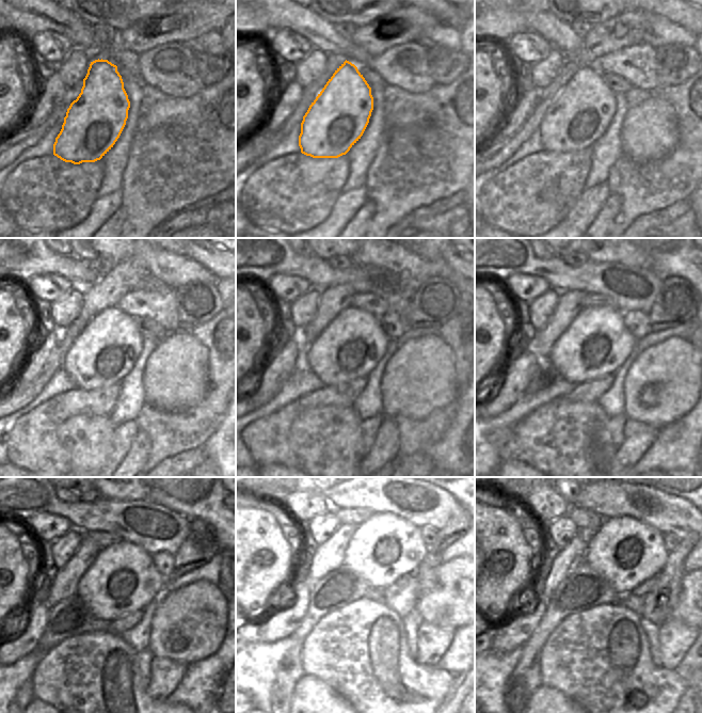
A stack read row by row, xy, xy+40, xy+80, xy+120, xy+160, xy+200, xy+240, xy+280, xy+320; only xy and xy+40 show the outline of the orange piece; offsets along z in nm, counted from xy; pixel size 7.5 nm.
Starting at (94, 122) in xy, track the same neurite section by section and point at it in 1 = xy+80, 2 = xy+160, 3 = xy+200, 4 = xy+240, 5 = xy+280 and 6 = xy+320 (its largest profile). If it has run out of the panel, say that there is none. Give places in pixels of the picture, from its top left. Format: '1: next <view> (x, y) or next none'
1: next xy+80 (580, 113)
2: next xy+160 (353, 343)
3: next xy+200 (596, 343)
4: next xy+240 (123, 579)
5: next xy+280 (382, 550)
6: next xy+320 (626, 551)

